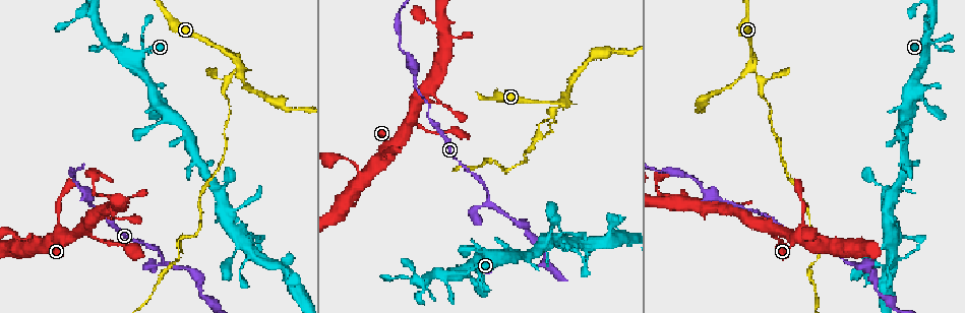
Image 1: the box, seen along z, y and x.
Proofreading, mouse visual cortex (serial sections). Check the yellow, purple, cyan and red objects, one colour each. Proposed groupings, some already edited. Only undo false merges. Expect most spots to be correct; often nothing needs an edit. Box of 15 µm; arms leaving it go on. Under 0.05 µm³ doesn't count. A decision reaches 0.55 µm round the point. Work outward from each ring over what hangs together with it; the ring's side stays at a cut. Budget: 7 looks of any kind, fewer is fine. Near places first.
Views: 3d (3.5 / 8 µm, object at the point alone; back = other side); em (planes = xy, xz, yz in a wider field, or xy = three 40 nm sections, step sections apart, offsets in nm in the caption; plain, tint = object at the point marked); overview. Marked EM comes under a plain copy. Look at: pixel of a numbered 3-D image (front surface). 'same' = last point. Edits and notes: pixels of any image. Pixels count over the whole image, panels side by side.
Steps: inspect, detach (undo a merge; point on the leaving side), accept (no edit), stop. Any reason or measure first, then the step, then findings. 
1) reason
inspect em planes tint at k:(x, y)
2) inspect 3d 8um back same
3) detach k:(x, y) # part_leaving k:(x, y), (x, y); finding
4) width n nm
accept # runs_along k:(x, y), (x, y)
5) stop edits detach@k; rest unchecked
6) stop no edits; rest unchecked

abrupt turn
inspect 3d 3.5um at 1:(513, 254)

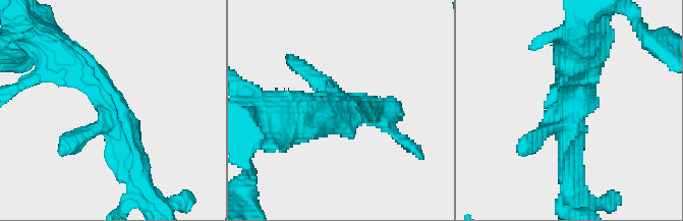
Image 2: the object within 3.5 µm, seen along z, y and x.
need the tissue
inspect em xy step 1 tint at 2:(116, 121)

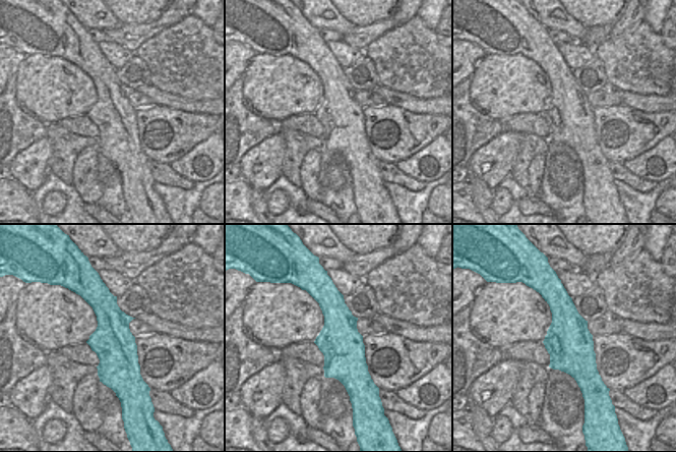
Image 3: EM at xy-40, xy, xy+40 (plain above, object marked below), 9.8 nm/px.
width 420 nm
accept # runs_along 2:(76, 69), (114, 100), (143, 178); all the same cell

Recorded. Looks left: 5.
side arm on a straight run
inspect 3d 3.5um at 1:(222, 188)

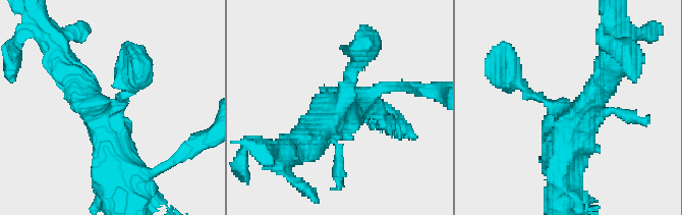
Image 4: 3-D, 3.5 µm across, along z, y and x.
now the EM
inspect em xy step 5 tint at 4:(110, 113)

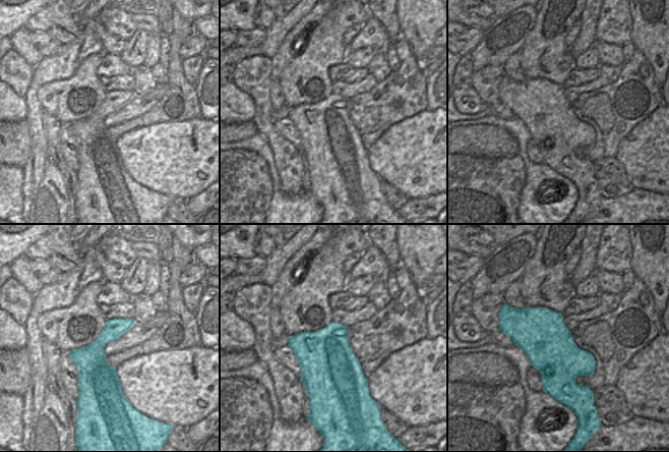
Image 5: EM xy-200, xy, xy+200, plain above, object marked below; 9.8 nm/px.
accept # runs_along 4:(610, 74), (571, 127), (561, 187); all the same cell

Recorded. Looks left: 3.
thick turns thin
inspect 3d 3.5um at 1:(559, 229)

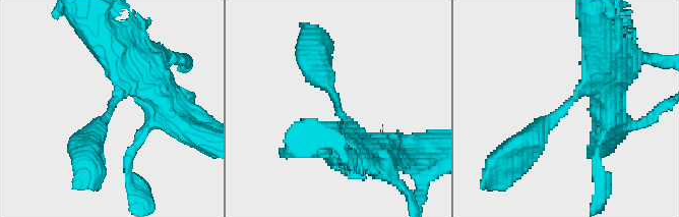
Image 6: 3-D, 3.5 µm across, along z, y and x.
arm_widths 300, 400 nm; now the EM
inspect em xy step 3 tint at 6:(340, 108)

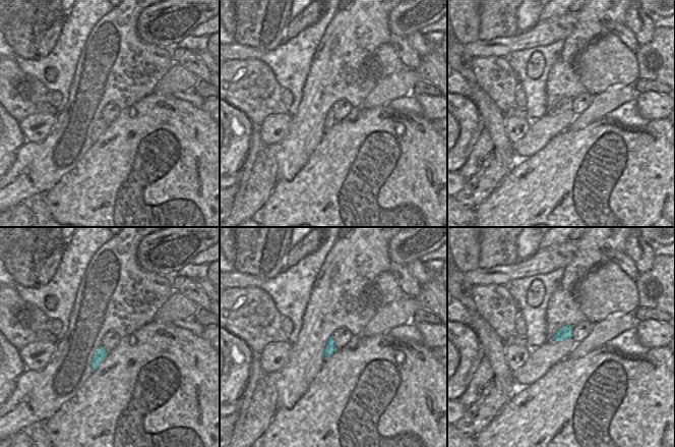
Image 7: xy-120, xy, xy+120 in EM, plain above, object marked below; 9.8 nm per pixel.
width 100 nm
accept # runs_along 6:(601, 60), (564, 110), (519, 145); all the same cell

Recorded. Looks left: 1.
stop no edits; rest unchecked

